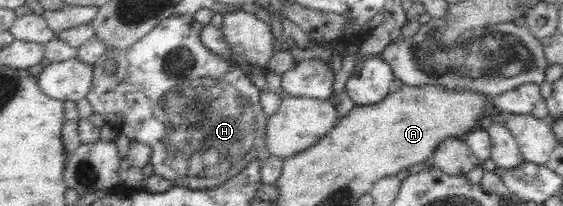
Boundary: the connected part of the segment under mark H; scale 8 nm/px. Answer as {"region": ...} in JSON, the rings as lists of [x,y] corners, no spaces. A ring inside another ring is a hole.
{"region":[[[192,16],[166,17],[162,18],[159,21],[159,25],[156,25],[152,31],[144,35],[143,39],[136,41],[136,43],[130,45],[130,47],[106,50],[100,57],[100,60],[92,65],[94,67],[92,84],[88,94],[85,95],[93,111],[100,113],[105,121],[112,125],[112,128],[116,130],[117,134],[124,133],[124,135],[130,139],[130,142],[136,141],[160,151],[160,153],[152,157],[149,161],[149,163],[152,164],[154,174],[170,180],[174,186],[190,188],[192,190],[212,189],[222,182],[228,181],[233,175],[236,175],[239,171],[246,168],[246,165],[258,159],[260,155],[264,155],[267,144],[265,141],[267,115],[262,110],[262,106],[260,106],[259,99],[261,91],[259,91],[254,82],[249,79],[245,71],[234,67],[235,65],[231,65],[229,61],[211,53],[202,42],[200,42],[202,27],[203,25],[196,22]],[[108,60],[116,61],[116,65],[118,65],[112,75],[106,73],[106,65],[104,63]]]}

